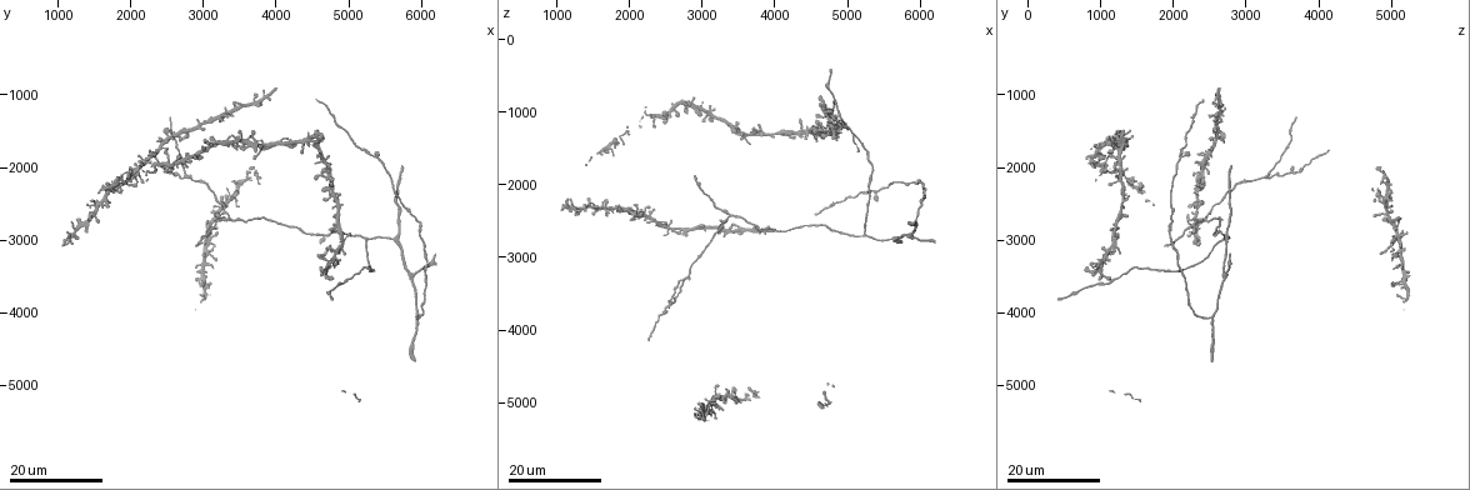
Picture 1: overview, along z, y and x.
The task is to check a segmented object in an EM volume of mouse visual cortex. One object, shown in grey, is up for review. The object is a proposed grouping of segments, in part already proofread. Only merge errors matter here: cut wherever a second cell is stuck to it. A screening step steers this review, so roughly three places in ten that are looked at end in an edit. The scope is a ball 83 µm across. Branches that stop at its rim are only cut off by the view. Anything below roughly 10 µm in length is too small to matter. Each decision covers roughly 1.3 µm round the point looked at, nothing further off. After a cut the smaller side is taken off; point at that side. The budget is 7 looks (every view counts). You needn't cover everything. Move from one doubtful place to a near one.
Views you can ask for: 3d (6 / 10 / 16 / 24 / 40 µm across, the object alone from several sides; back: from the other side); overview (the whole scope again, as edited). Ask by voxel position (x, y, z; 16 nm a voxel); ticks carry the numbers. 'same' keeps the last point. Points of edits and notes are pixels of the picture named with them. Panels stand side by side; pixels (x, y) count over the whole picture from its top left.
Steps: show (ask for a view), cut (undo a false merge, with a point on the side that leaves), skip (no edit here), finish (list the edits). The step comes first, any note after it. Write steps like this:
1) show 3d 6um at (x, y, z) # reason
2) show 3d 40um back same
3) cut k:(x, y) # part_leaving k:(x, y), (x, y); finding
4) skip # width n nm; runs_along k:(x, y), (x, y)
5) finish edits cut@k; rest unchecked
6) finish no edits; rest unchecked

show 3d 16um at (4000, 2750, 2650) # a narrow waist

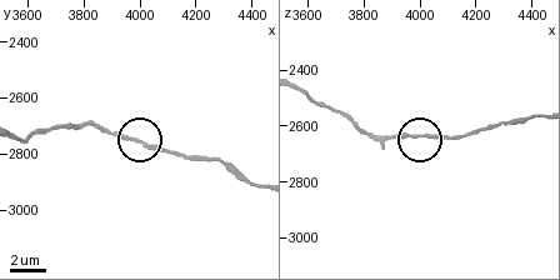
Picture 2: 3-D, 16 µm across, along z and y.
show 3d 10um at (4000, 2760, 2640)

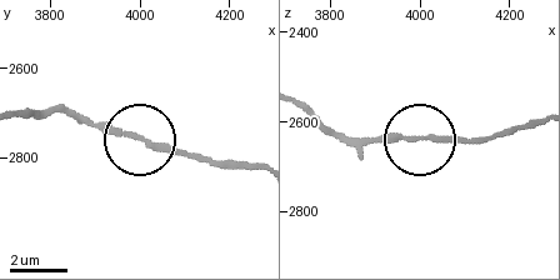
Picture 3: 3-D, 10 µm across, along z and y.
show 3d 10um back at (3990, 2750, 2645)

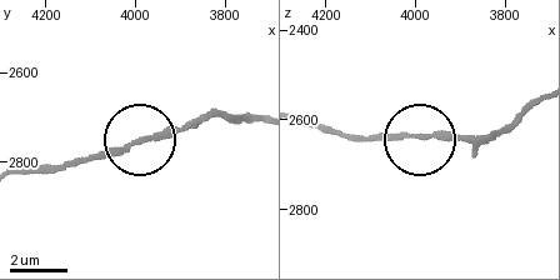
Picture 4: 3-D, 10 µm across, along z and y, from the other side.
skip # width 180 nm; runs_along 4:(23, 174), (95, 160), (214, 118); all the same cell

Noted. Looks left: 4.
show 3d 16um at (3350, 2700, 2400) # three-way junction

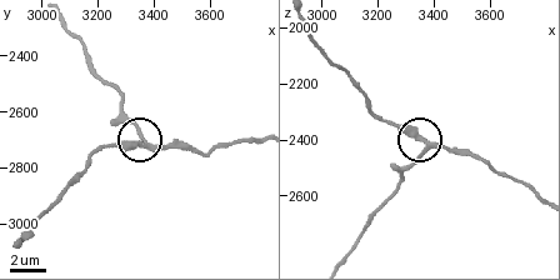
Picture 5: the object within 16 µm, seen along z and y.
show 3d 6um at (3380, 2720, 2410)

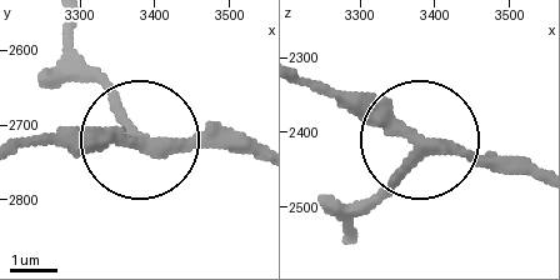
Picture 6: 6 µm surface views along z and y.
skip # side_arm 14 um; runs_along 6:(251, 156), (133, 136), (24, 136); continuous, no second cell

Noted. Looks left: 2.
show 3d 16um at (5800, 3400, 2700) # narrows sharply

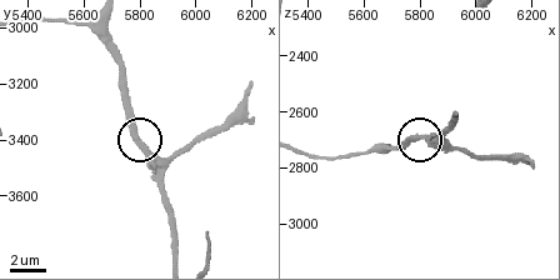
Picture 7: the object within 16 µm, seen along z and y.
show 3d 6um at (5800, 3410, 2680)

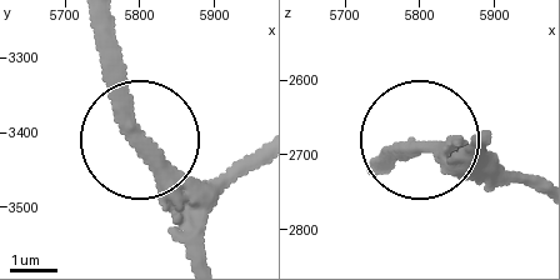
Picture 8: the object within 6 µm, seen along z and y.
skip # runs_along 8:(93, 28), (145, 159), (200, 226); continuous, no second cell

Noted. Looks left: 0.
finish no edits; rest unchecked

